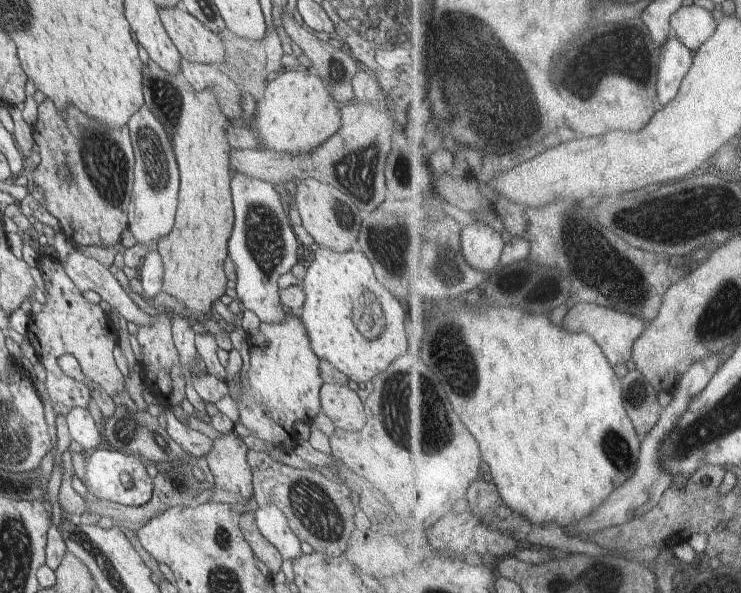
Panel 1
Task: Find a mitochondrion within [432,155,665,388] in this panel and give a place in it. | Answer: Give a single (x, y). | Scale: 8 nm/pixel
(622, 277)

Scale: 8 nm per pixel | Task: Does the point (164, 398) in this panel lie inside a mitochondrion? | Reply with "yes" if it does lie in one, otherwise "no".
no

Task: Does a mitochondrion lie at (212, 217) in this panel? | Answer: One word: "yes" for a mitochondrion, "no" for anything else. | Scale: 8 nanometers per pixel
no

